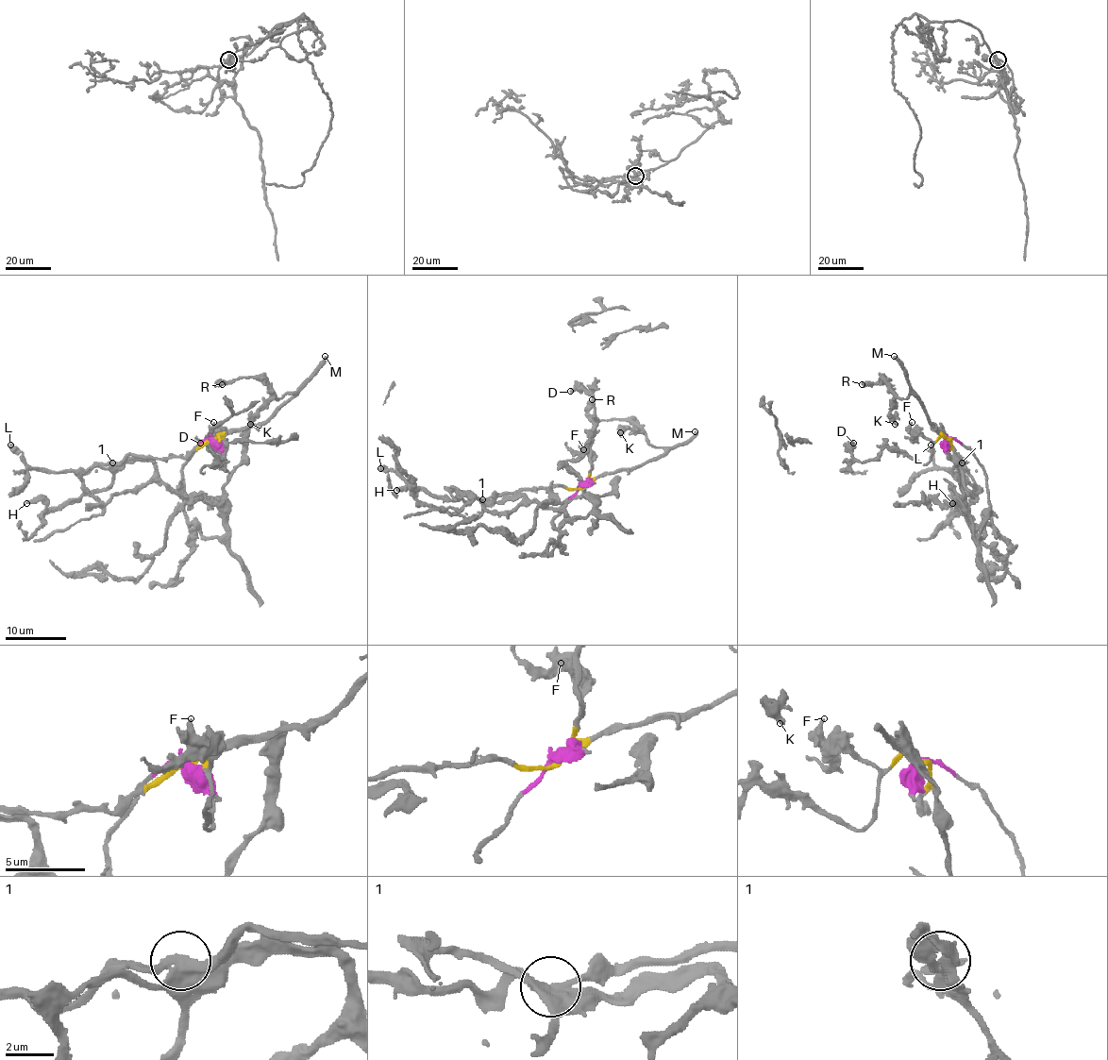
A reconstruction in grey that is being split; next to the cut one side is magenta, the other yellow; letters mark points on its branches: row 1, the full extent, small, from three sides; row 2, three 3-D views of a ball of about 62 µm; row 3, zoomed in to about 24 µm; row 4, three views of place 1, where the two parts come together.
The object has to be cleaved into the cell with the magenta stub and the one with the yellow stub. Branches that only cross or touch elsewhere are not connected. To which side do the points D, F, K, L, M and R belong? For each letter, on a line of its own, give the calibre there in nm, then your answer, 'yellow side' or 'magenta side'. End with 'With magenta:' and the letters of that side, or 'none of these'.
D: 280 nm thick; yellow side
F: 280 nm thick; yellow side
K: 550 nm thick; yellow side
L: 480 nm thick; yellow side
M: 360 nm thick; yellow side
R: 480 nm thick; yellow side
With magenta: none of these

